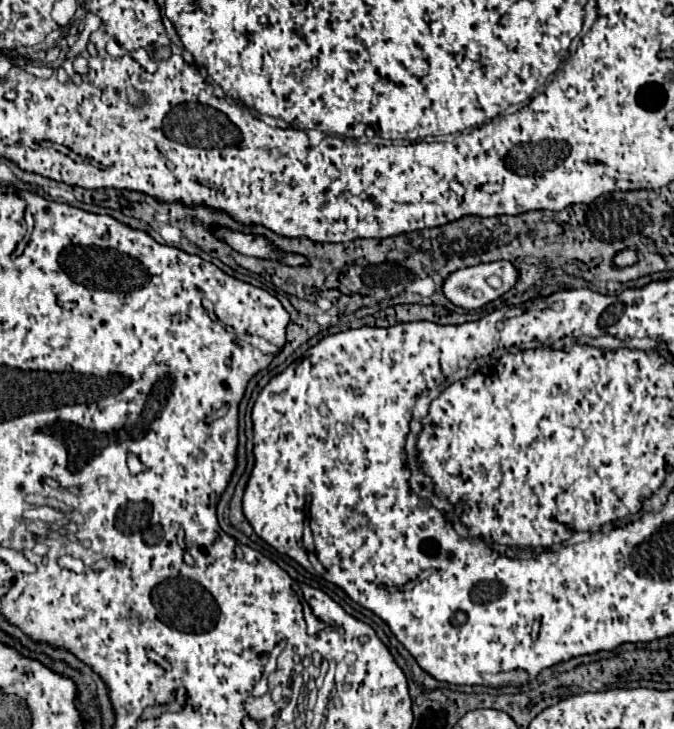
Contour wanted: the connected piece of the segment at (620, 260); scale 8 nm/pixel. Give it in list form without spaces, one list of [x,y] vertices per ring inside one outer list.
[[[627,248],[627,250],[623,250],[623,252],[619,252],[615,256],[615,264],[617,266],[631,266],[635,262],[637,262],[637,252],[633,248]]]

